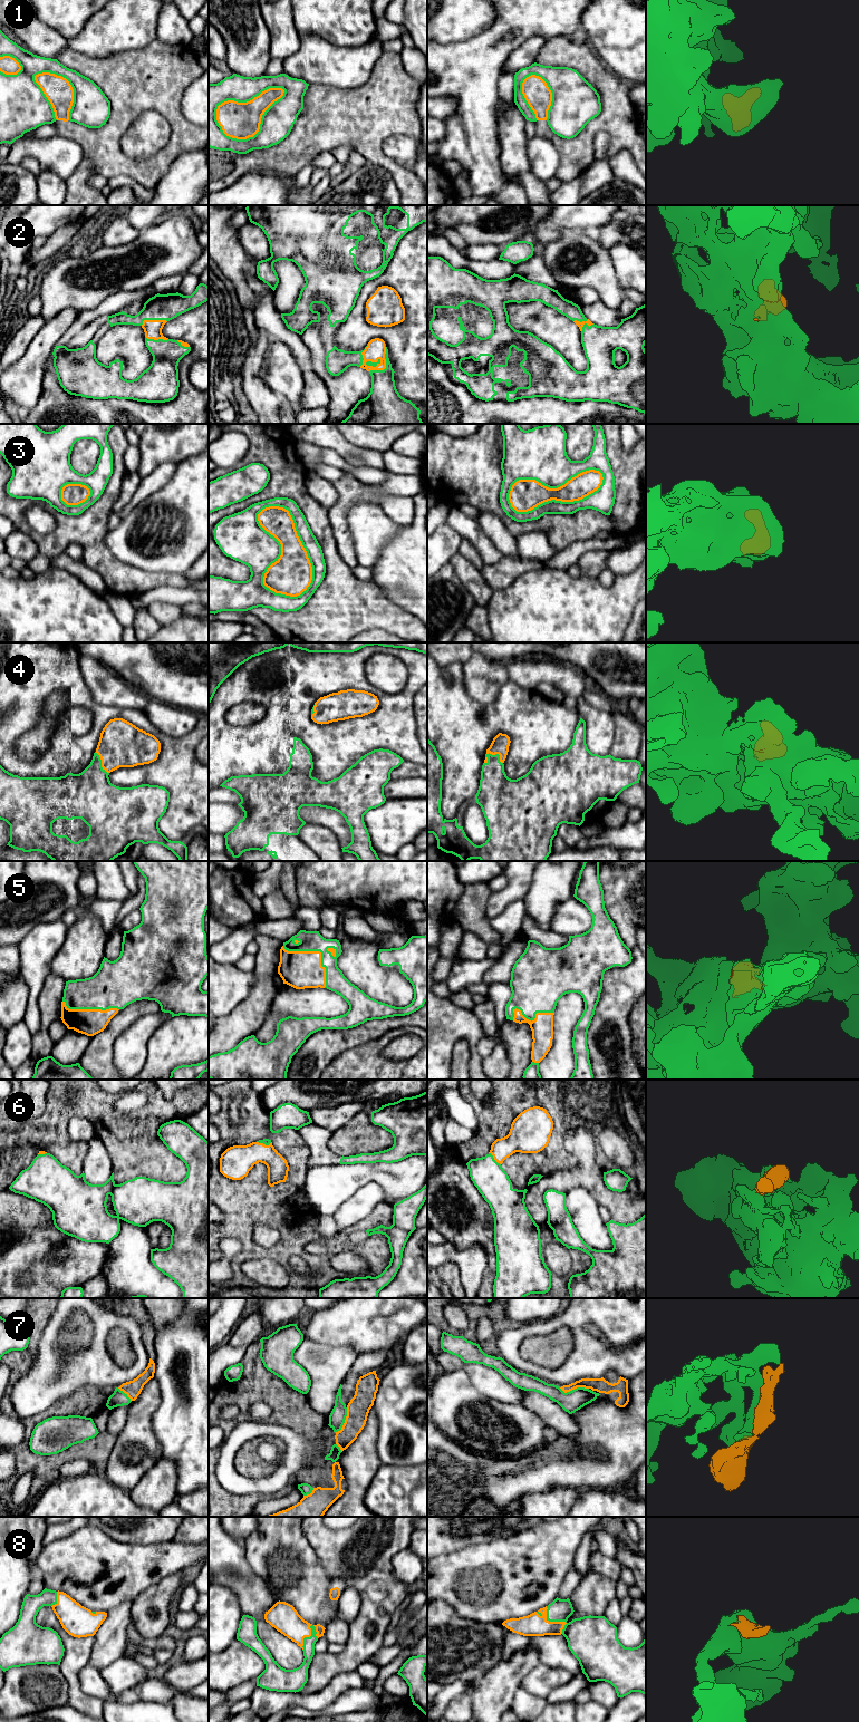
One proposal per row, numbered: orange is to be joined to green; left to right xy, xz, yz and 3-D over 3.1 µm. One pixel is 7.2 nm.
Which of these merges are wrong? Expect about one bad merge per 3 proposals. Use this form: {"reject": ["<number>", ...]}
{"reject": ["1", "3", "7"]}

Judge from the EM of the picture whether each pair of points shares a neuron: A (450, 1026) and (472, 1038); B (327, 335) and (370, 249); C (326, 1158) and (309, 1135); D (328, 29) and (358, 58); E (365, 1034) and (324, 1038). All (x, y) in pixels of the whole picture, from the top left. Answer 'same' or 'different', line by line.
A: same
B: same
C: same
D: different
E: same

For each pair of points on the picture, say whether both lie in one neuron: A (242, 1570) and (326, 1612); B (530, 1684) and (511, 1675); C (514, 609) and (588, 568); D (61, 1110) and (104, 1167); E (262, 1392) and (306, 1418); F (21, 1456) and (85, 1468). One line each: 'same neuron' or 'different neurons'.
A: different neurons
B: different neurons
C: different neurons
D: different neurons
E: same neuron
F: different neurons

